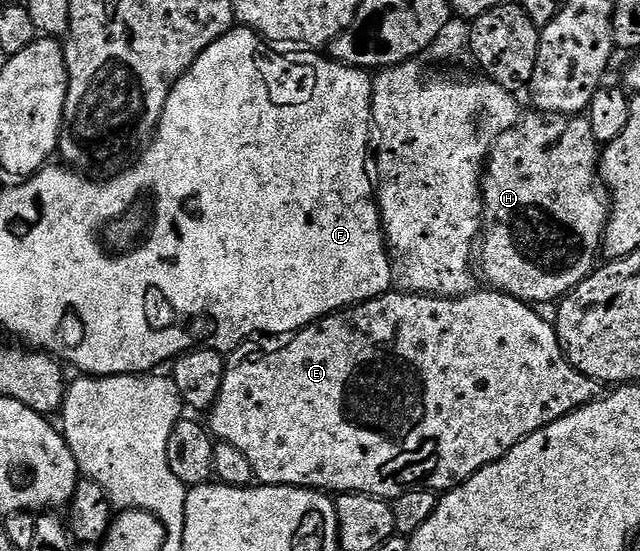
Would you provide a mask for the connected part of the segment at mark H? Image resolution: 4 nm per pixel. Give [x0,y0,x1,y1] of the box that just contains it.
[477,112,611,307]

